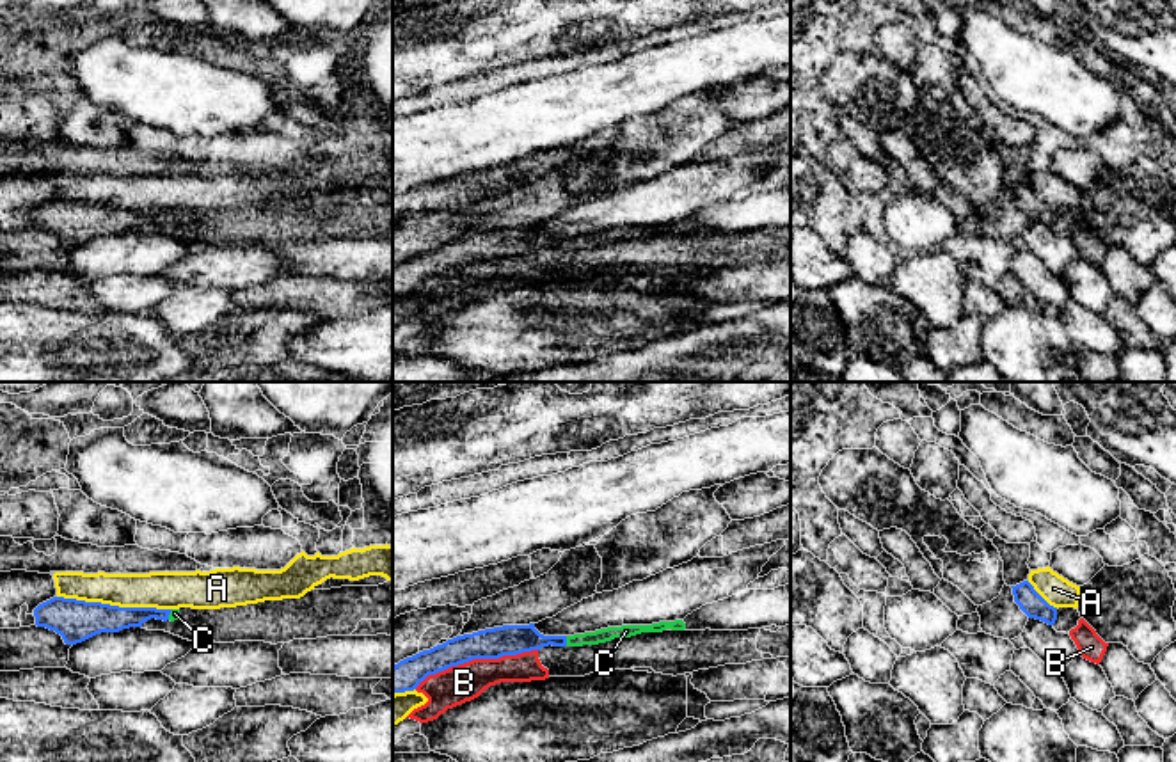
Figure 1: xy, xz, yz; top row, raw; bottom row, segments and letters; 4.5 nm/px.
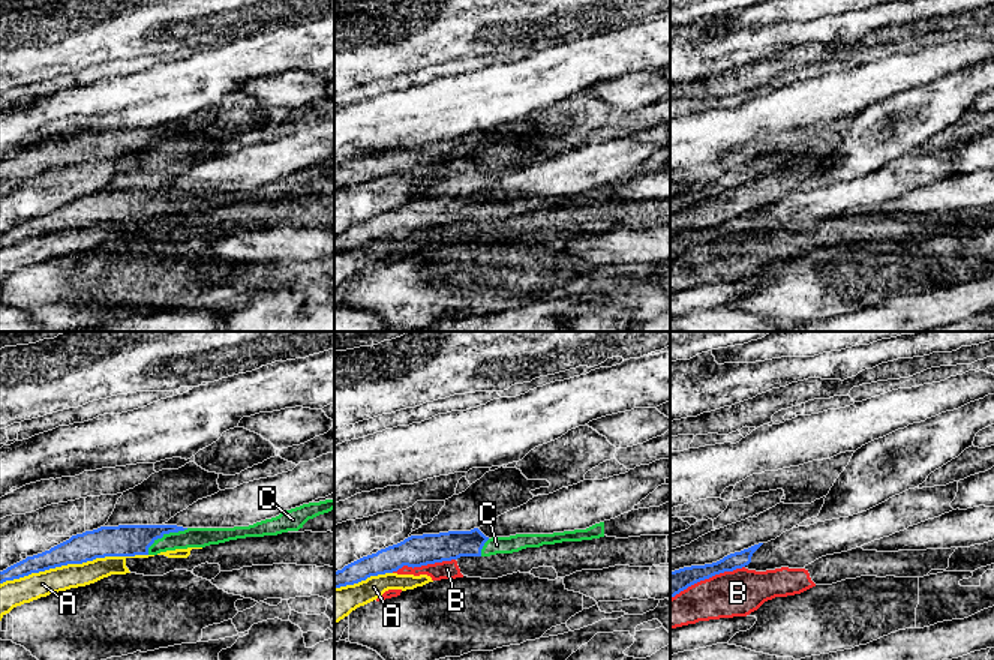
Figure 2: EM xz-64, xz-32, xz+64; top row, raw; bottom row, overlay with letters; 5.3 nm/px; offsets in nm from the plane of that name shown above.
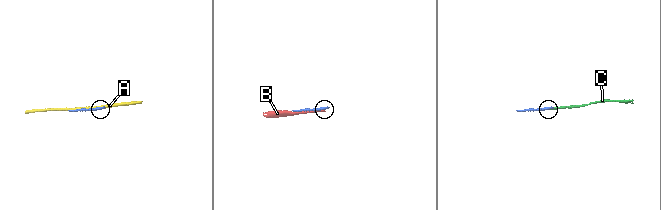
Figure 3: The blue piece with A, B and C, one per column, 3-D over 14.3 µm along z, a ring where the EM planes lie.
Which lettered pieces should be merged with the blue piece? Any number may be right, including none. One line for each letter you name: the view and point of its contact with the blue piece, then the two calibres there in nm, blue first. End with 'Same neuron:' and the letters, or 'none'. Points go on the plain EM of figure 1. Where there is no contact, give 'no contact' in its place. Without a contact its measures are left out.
C: contact xz (565, 244); calibres 140 and 60 nm
Same neuron: C

